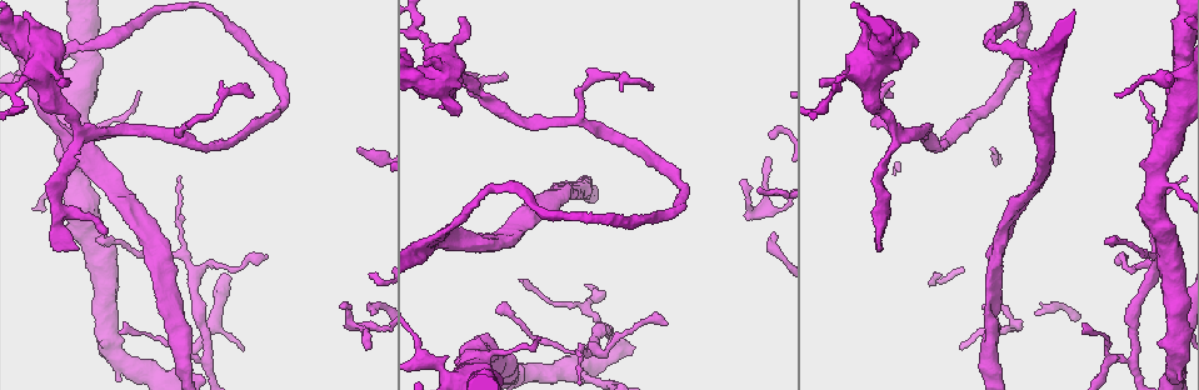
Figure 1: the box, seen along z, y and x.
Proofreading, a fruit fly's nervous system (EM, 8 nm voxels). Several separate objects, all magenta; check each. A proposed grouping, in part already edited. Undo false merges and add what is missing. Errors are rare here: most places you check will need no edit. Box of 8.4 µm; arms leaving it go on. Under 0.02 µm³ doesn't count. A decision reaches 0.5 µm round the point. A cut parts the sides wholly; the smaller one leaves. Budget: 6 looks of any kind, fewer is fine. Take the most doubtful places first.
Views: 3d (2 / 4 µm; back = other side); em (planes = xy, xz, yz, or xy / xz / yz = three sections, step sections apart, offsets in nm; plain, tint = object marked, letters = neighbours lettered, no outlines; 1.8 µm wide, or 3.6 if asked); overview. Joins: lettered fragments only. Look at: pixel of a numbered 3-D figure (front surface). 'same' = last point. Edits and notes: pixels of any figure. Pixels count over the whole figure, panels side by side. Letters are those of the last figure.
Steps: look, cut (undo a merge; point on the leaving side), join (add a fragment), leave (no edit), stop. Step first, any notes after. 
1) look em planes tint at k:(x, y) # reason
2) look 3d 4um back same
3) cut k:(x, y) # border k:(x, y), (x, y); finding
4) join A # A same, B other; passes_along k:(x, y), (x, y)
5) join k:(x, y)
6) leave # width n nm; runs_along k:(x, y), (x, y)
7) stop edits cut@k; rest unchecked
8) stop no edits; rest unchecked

look em planes letters at 1:(1027, 57) # four-way junction

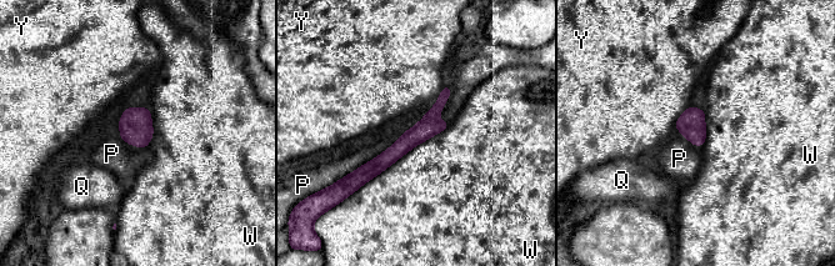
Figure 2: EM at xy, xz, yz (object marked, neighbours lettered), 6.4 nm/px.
leave # P other, Q other, W other, Y other; border 2:(450, 123), (351, 194); all the same neuron

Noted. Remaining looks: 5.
look 3d 2um at 1:(1140, 92) # an open end

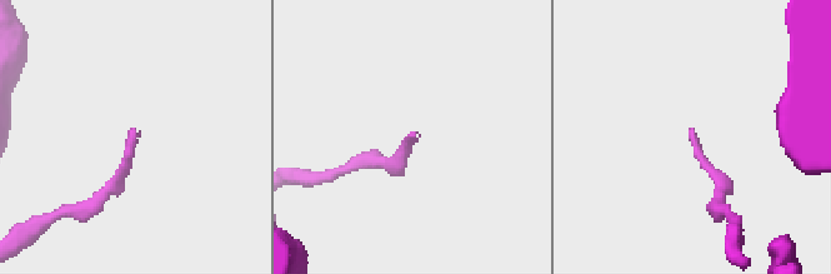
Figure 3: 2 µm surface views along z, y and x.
look em xz step 4 letters at 3:(689, 128)

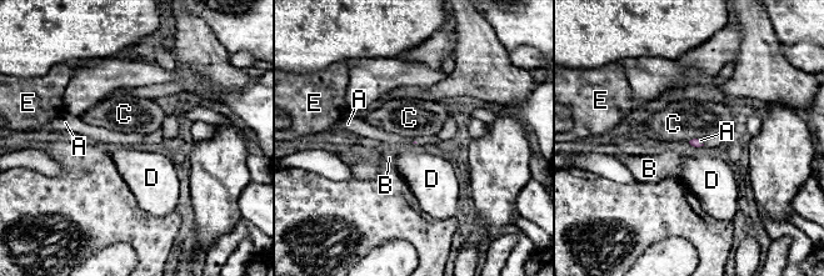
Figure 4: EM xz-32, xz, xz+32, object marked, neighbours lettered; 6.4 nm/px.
look em planes letters same

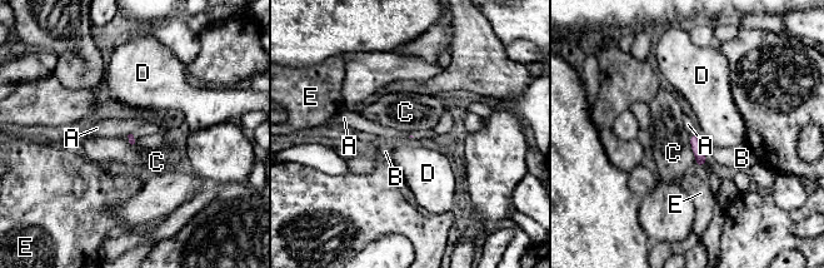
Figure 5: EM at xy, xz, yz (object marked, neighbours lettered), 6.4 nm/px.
leave # A other, B other, C other, D other, E other; border 5:(694, 132), (690, 134); none of them fits

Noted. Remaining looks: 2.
stop no edits; rest unchecked

